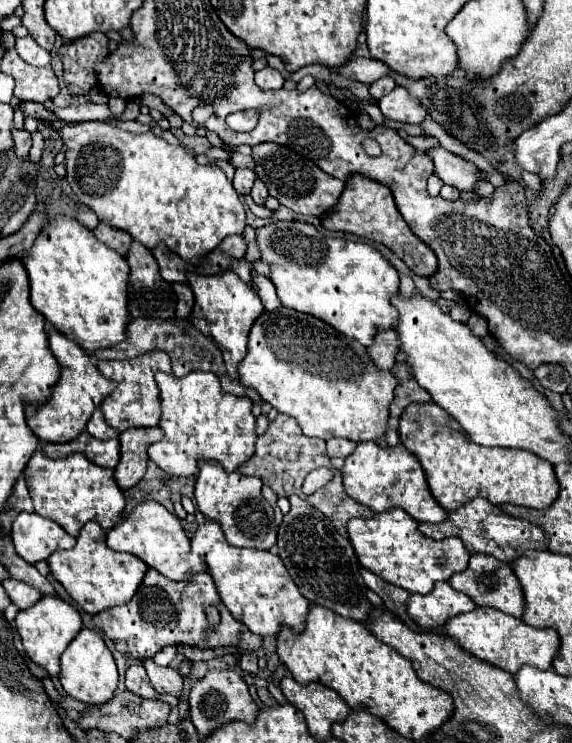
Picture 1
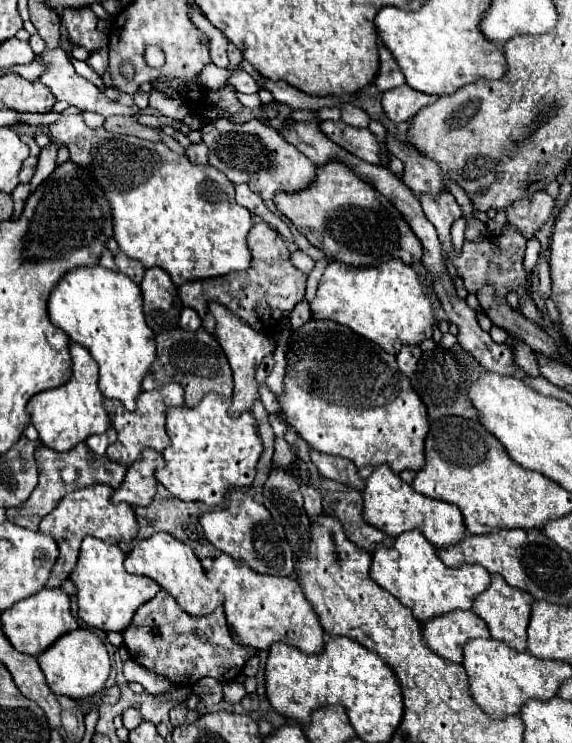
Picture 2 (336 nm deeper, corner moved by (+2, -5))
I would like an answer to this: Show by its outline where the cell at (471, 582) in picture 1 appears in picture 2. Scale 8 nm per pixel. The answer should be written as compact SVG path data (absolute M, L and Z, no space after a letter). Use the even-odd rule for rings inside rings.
M492 574L490 586L474 598L472 610L478 612L478 616L488 624L492 638L506 642L510 648L514 648L518 652L526 652L526 628L528 628L528 620L530 620L532 602L534 602L534 598L530 598L530 594L508 586L500 574Z

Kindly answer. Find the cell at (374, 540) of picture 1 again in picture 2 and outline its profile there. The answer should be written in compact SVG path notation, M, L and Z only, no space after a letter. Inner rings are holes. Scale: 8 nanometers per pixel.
M420 530L402 532L390 548L376 544L370 576L378 586L400 598L400 602L404 602L404 606L408 606L420 622L456 608L470 610L474 596L484 592L490 584L490 574L478 564L460 564L458 568L448 568L436 556L436 548L424 538Z

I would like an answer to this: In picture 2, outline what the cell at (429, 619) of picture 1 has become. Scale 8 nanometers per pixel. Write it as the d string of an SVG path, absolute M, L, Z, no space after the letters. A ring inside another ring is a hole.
M452 610L422 622L424 642L442 658L462 662L462 646L470 638L490 638L486 622L472 610Z

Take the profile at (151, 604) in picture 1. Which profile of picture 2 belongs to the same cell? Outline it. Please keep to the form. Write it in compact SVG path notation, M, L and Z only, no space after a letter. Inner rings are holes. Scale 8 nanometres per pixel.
M160 590L136 610L132 624L122 636L134 662L180 686L192 686L204 676L212 676L222 684L232 682L242 672L244 662L258 652L256 648L234 642L222 606L206 616L192 616L184 612L166 590Z

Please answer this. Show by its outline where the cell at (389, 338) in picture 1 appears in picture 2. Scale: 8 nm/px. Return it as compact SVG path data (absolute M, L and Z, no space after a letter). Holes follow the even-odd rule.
M404 344L402 350L396 354L396 362L398 362L400 372L406 374L406 376L414 374L418 358L420 358L420 348L418 346L412 346L412 344Z

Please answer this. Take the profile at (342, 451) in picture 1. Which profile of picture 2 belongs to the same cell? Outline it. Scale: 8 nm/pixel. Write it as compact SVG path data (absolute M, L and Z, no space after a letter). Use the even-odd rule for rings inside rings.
M310 450L310 458L312 458L312 464L318 468L318 472L324 478L330 478L336 482L354 482L354 486L358 486L362 490L364 480L358 476L358 470L350 460L340 458L340 456L322 454L316 450Z

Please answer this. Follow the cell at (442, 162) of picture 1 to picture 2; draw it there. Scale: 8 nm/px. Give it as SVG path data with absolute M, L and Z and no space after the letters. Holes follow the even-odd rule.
M322 122L320 130L350 154L370 164L382 164L380 142L368 128L354 128L346 122Z

